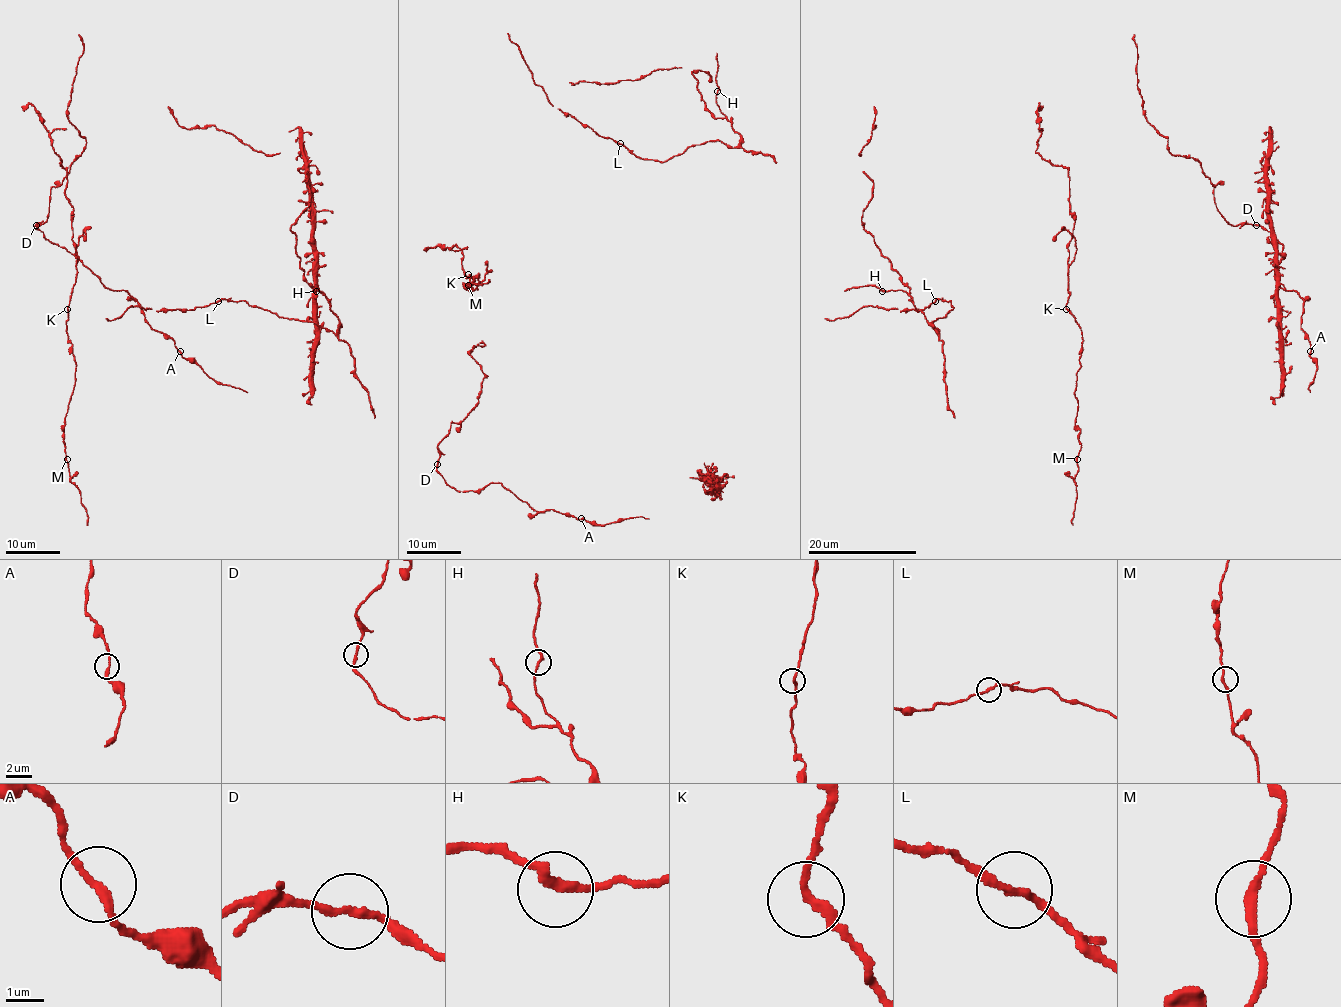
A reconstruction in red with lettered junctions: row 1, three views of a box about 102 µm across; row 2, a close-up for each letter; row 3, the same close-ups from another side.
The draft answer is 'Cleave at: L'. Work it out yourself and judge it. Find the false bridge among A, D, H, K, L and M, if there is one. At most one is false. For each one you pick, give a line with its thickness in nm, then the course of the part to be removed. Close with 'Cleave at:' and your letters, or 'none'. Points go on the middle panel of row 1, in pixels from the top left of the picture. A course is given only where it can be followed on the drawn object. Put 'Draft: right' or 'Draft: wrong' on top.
Draft: wrong
Cleave at: none

